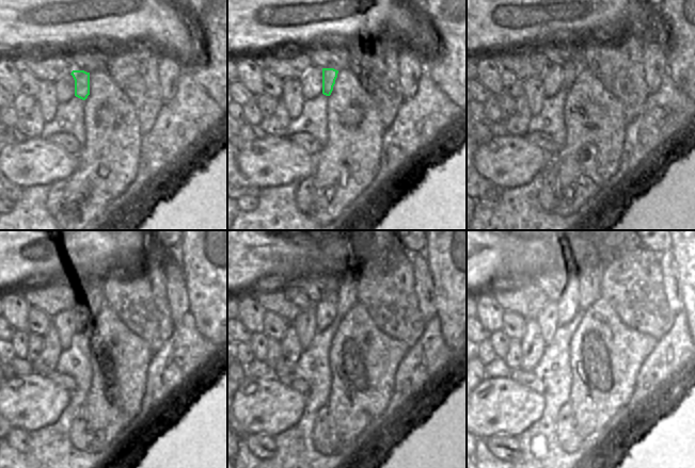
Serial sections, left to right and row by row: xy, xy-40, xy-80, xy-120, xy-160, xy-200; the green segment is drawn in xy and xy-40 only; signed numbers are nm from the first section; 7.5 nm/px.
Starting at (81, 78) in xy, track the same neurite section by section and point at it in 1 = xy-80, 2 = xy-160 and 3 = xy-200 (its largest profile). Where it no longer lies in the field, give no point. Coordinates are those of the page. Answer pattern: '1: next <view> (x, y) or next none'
1: next xy-80 (569, 70)
2: next xy-160 (347, 291)
3: next xy-200 (589, 276)

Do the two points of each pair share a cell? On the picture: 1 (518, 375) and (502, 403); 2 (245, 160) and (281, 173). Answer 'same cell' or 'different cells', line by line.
1: different cells
2: same cell

